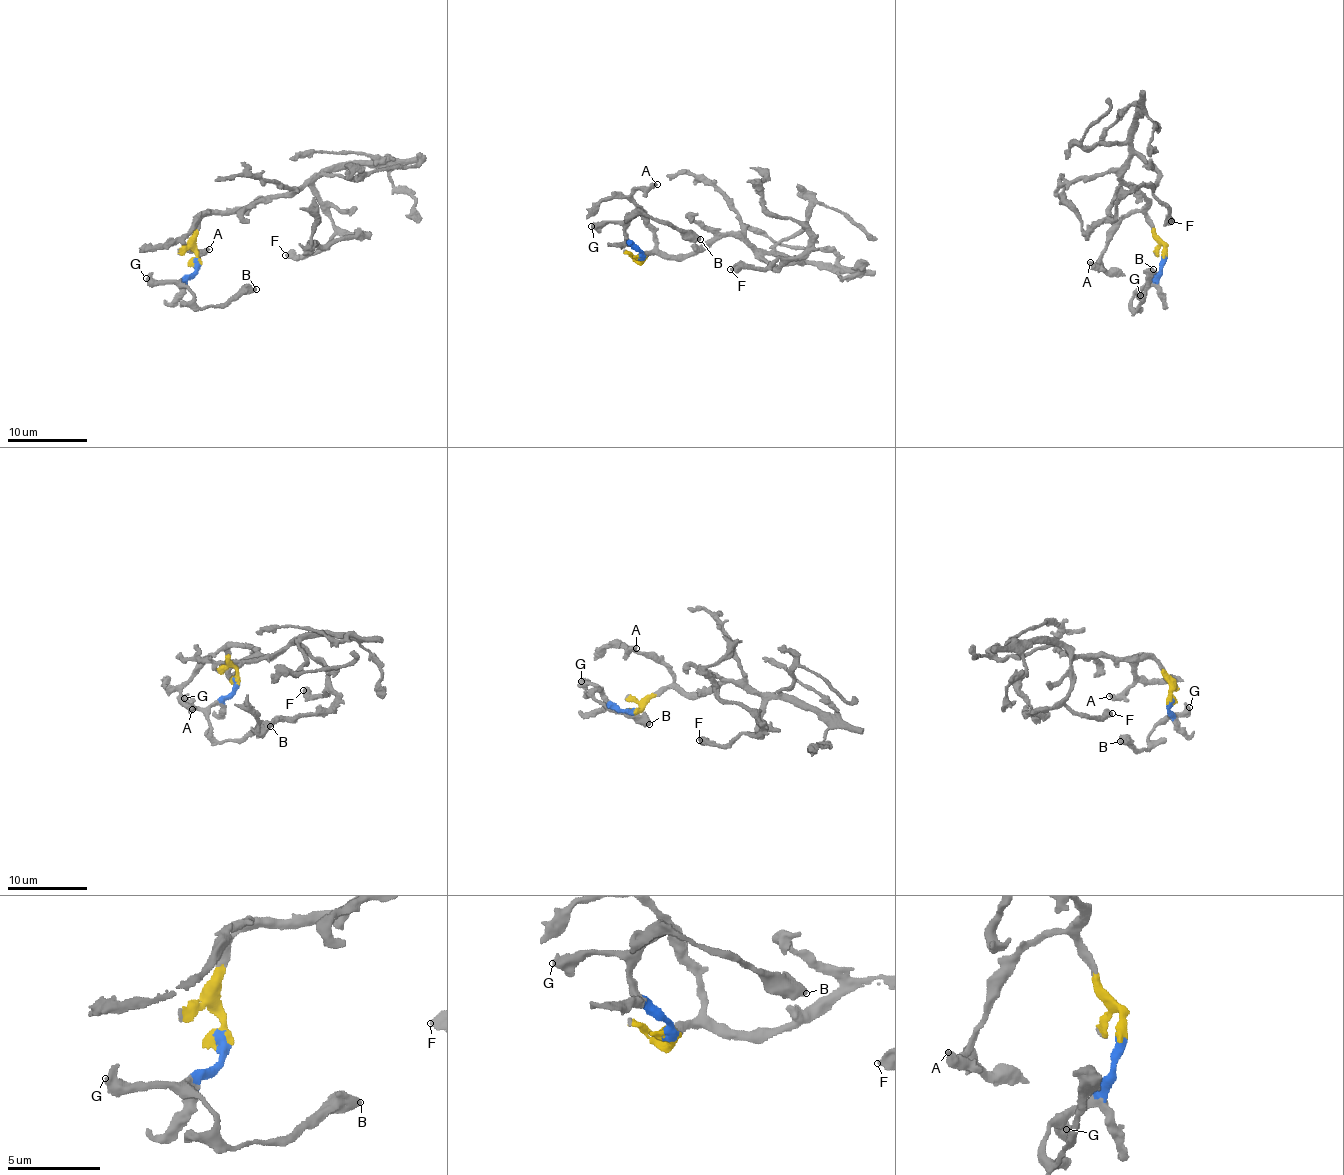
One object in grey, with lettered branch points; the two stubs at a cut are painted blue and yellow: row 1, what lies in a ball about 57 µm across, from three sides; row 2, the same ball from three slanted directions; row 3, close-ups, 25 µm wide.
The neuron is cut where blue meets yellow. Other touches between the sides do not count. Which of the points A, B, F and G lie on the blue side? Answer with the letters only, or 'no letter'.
B, G

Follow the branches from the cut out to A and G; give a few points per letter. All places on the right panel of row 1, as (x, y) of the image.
A: (1163, 255), (1163, 242), (1155, 234), (1153, 224), (1143, 212), (1129, 212), (1099, 260), (1095, 265), (1090, 262)
G: (1163, 255), (1163, 266), (1150, 284), (1138, 290), (1137, 295), (1141, 295)

